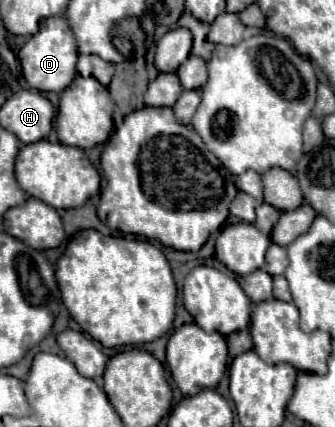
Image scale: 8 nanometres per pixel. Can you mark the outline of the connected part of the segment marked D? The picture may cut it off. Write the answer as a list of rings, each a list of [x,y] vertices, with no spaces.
[[[54,16],[48,18],[40,24],[38,34],[34,34],[18,52],[22,72],[26,82],[40,92],[62,92],[74,78],[76,74],[76,60],[78,60],[78,50],[76,50],[76,40],[72,30],[68,28],[68,20],[64,16]]]

